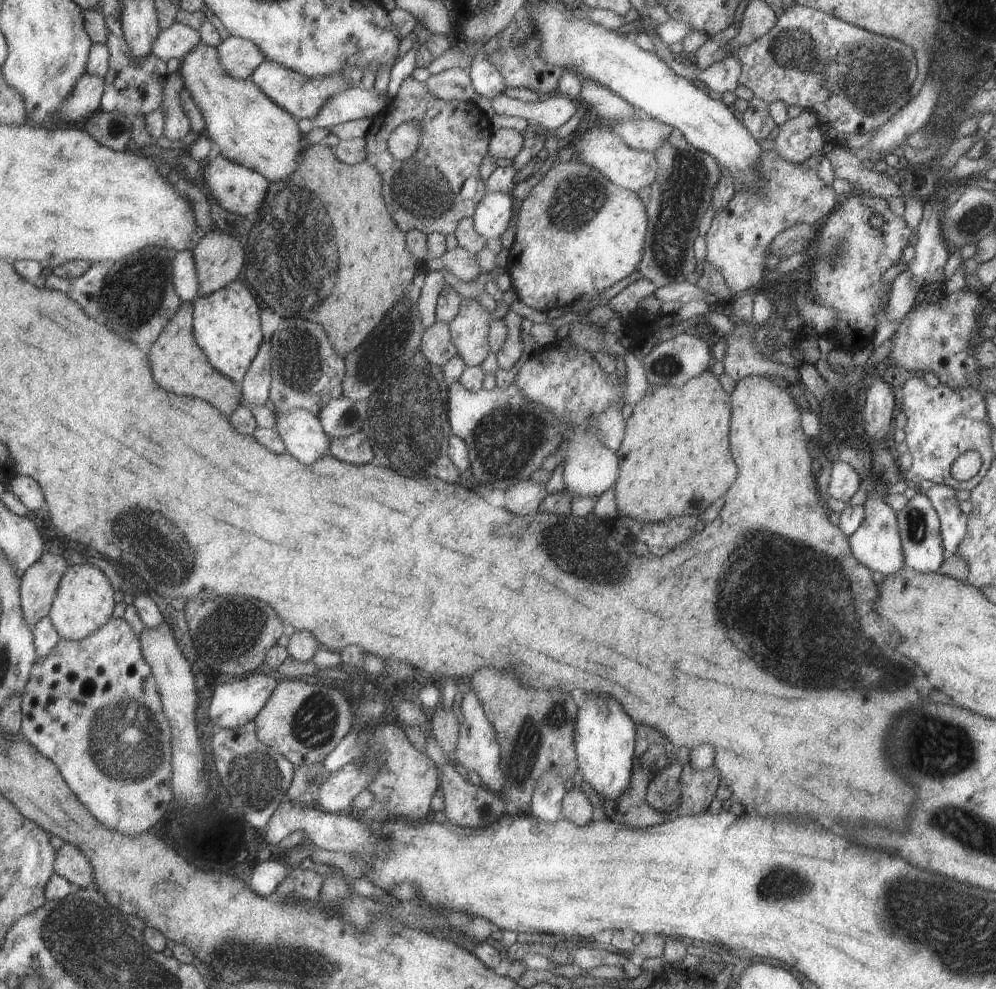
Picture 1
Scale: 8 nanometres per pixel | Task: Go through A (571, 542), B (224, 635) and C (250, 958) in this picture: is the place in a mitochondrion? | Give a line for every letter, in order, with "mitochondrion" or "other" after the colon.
A: mitochondrion
B: mitochondrion
C: mitochondrion

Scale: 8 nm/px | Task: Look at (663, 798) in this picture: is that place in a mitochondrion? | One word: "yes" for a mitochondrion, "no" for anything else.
yes

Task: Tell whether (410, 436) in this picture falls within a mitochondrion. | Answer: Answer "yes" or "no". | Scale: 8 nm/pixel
yes

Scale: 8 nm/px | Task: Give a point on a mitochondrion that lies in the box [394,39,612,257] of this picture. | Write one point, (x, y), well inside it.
(567, 211)

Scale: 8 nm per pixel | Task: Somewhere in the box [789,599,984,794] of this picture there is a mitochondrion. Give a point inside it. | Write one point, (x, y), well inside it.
(932, 745)

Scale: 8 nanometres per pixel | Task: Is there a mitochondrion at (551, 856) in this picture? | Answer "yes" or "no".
no

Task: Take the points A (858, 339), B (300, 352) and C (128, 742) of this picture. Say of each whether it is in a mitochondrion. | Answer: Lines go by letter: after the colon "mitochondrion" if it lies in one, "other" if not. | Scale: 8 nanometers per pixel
A: other
B: mitochondrion
C: mitochondrion

